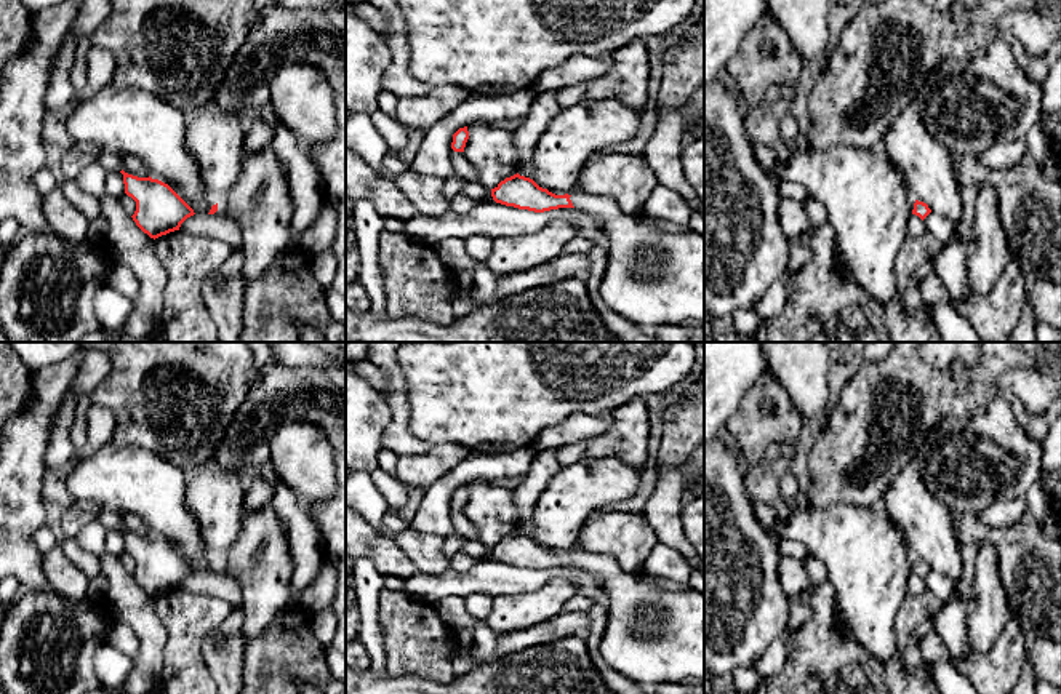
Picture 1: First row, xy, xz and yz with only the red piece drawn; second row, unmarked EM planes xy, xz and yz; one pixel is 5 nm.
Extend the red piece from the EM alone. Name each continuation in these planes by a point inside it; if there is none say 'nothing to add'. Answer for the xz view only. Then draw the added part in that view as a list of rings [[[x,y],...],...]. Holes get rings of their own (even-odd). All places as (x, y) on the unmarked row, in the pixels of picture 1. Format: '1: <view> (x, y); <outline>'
1: xz (653, 635); [[[586,550],[570,555],[575,566],[592,572],[602,584],[608,617],[600,652],[608,665],[634,683],[704,681],[704,593],[695,588],[667,590],[645,572],[627,572],[611,556]]]

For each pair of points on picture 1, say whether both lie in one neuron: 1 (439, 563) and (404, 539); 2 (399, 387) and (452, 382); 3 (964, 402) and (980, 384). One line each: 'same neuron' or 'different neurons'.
1: same neuron
2: different neurons
3: same neuron

